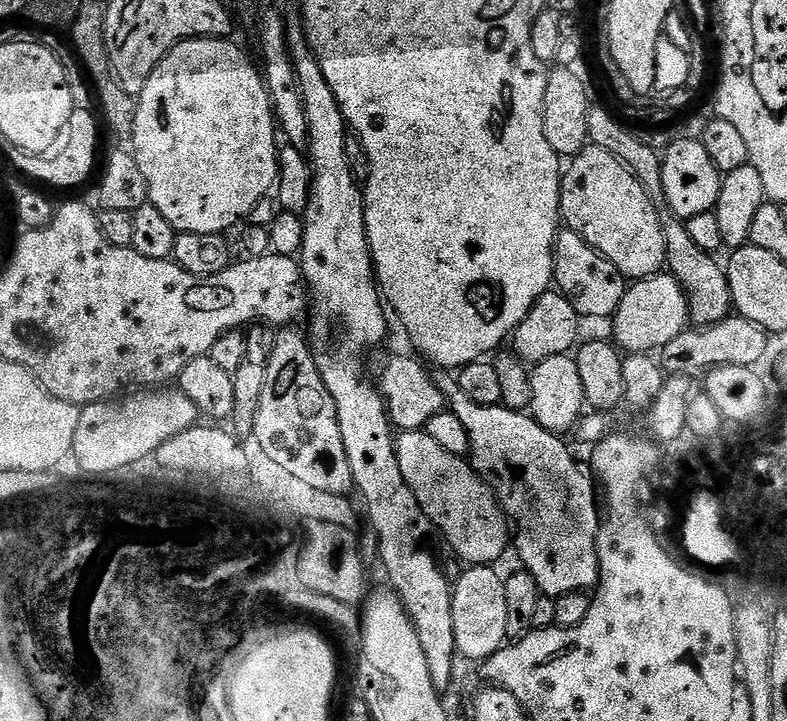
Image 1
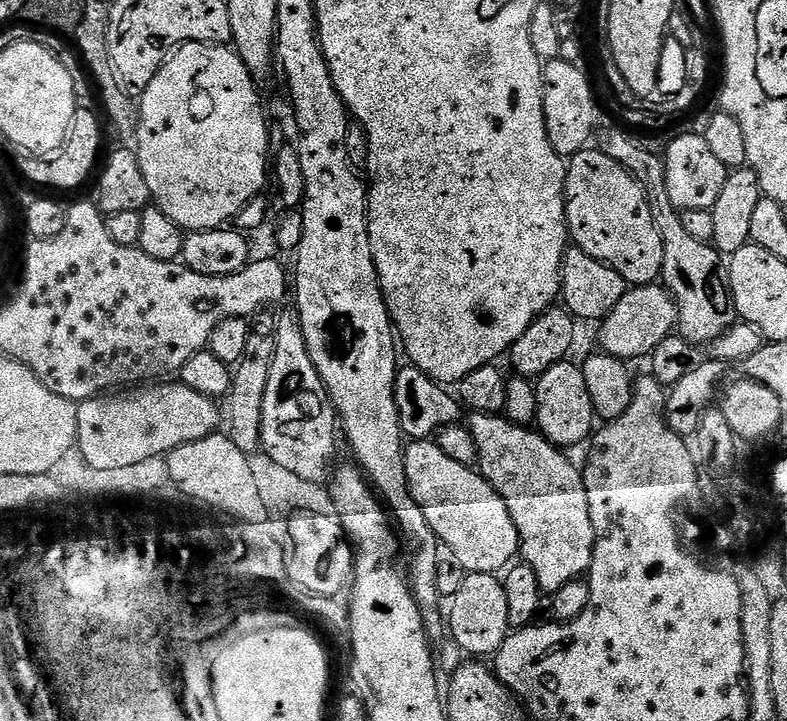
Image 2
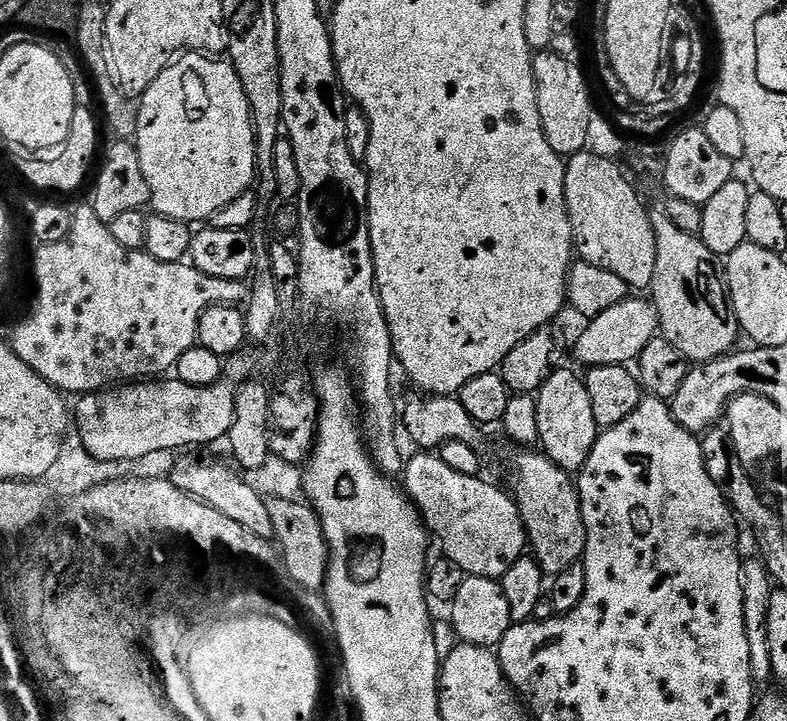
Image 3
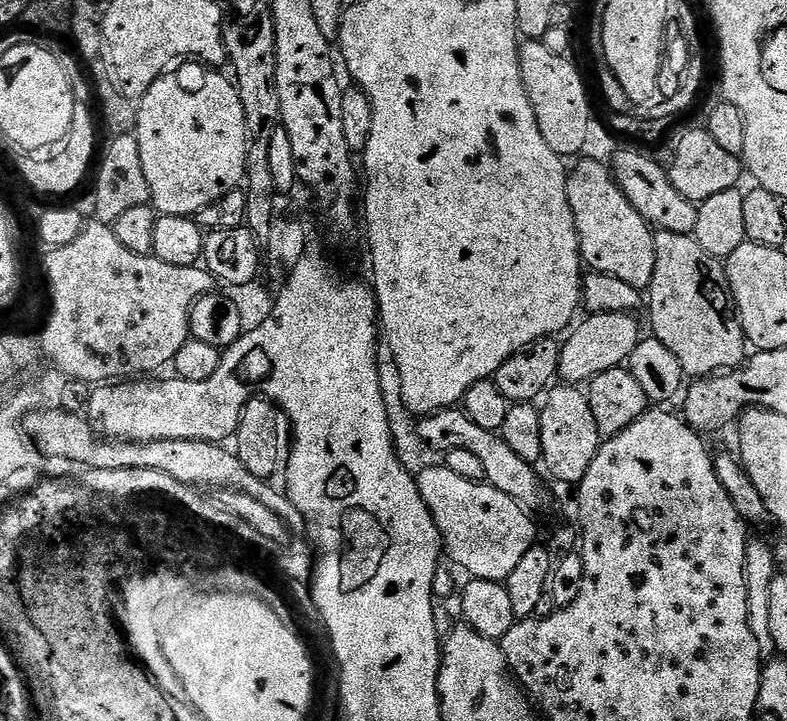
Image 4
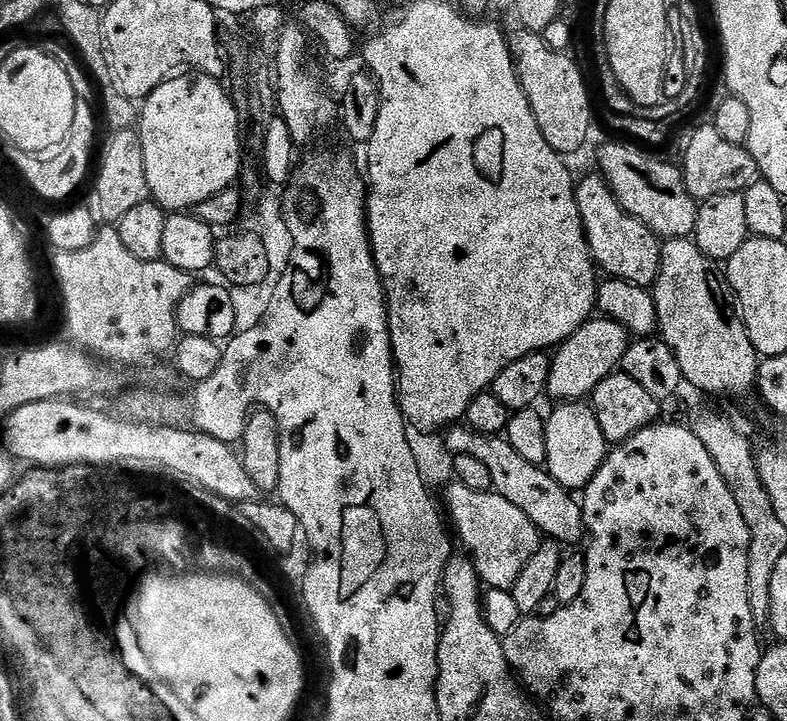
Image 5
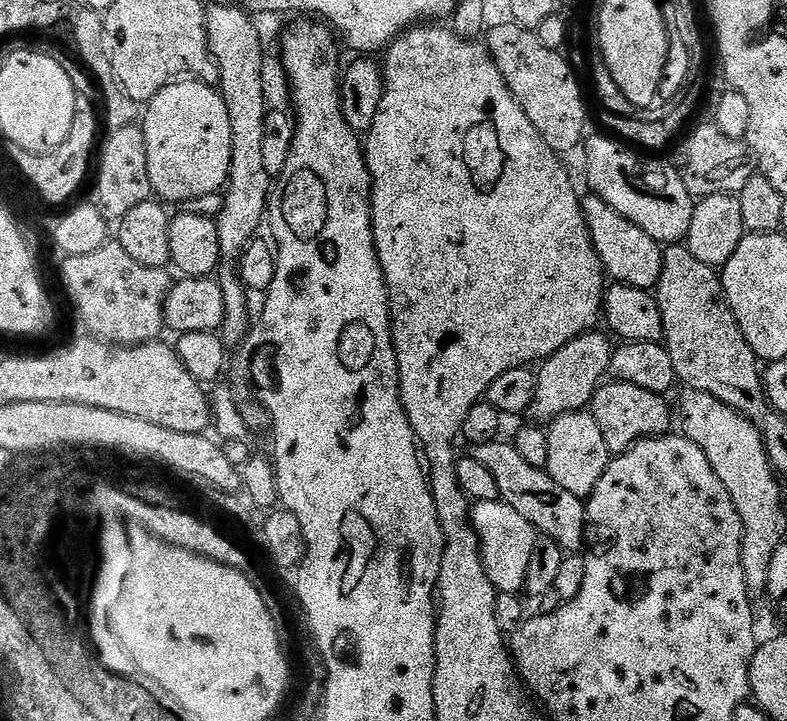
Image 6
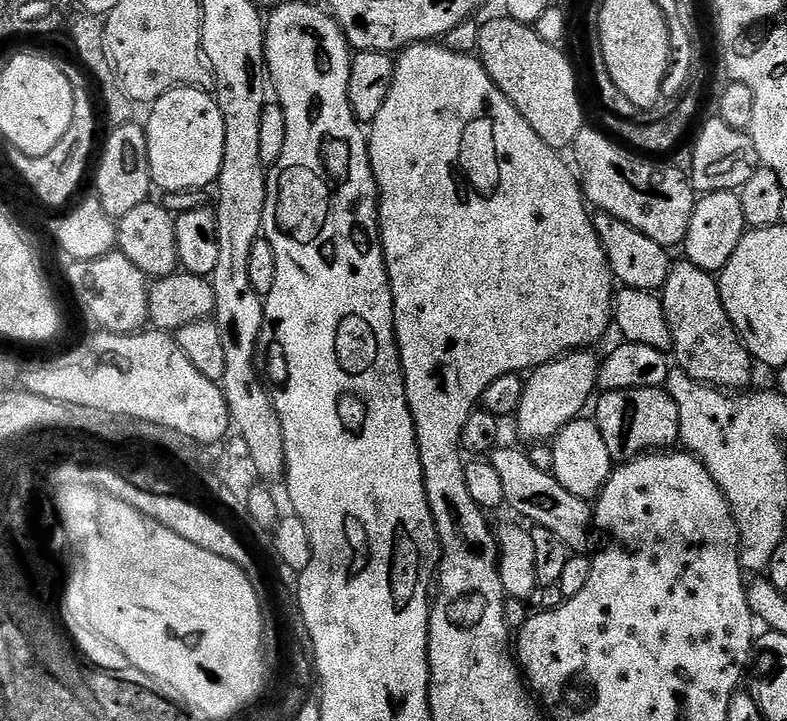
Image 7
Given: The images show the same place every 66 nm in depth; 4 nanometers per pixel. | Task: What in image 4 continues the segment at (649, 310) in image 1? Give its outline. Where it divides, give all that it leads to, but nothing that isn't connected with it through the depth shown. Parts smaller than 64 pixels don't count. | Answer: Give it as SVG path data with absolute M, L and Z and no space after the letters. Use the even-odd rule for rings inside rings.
M598 312L587 318L589 320L581 319L567 333L568 341L565 339L560 349L559 379L573 386L587 385L598 374L606 374L606 370L627 365L642 339L640 324L633 313Z

